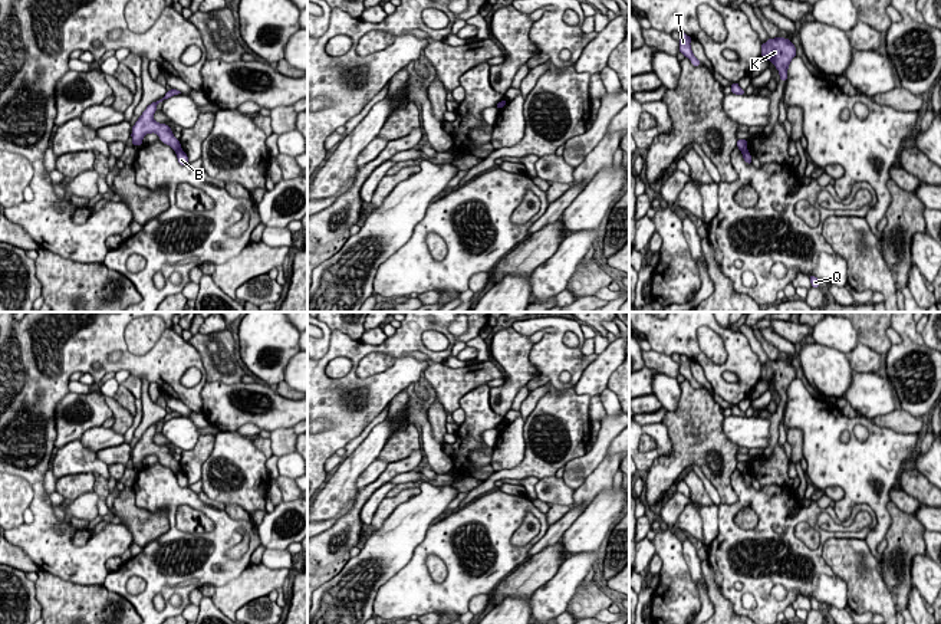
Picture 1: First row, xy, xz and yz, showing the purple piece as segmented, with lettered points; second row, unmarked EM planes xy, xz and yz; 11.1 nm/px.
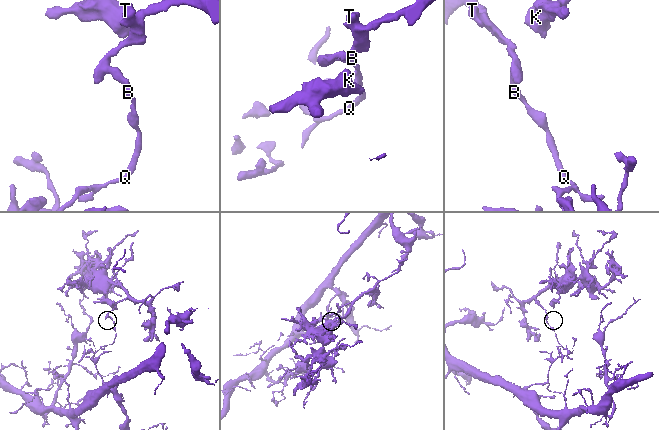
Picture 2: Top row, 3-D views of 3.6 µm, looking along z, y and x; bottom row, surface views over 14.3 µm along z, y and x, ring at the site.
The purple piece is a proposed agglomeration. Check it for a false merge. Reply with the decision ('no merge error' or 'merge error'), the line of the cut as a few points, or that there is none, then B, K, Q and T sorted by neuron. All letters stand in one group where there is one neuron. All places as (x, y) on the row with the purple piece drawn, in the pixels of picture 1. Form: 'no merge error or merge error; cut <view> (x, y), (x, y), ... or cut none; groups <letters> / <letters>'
merge error; cut xy (181, 150), (175, 151); groups B Q / K T

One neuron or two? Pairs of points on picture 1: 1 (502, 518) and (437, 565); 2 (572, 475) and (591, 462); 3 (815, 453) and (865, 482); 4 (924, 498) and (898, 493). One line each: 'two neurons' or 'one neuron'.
1: two neurons
2: one neuron
3: one neuron
4: two neurons

